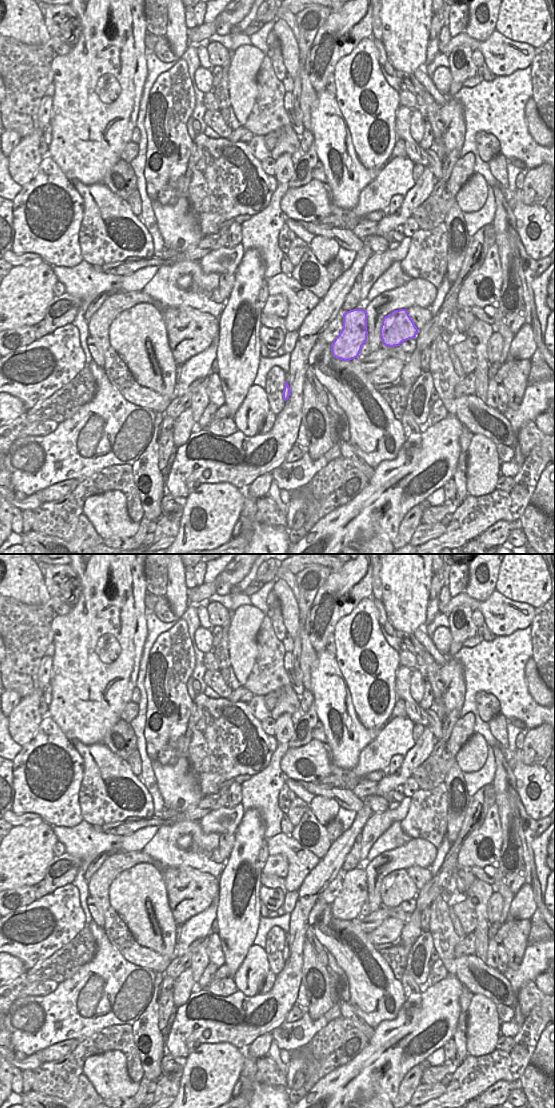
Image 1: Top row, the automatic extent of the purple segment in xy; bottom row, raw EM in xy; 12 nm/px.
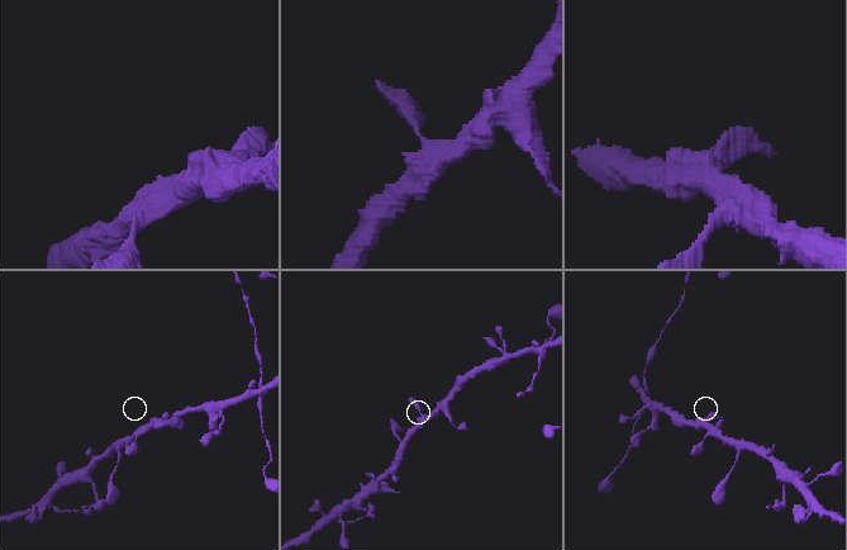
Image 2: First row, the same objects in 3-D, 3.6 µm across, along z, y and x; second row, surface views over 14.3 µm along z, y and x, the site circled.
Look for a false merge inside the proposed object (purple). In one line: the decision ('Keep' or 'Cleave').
Keep

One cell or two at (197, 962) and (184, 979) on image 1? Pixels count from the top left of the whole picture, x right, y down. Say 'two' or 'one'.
two

